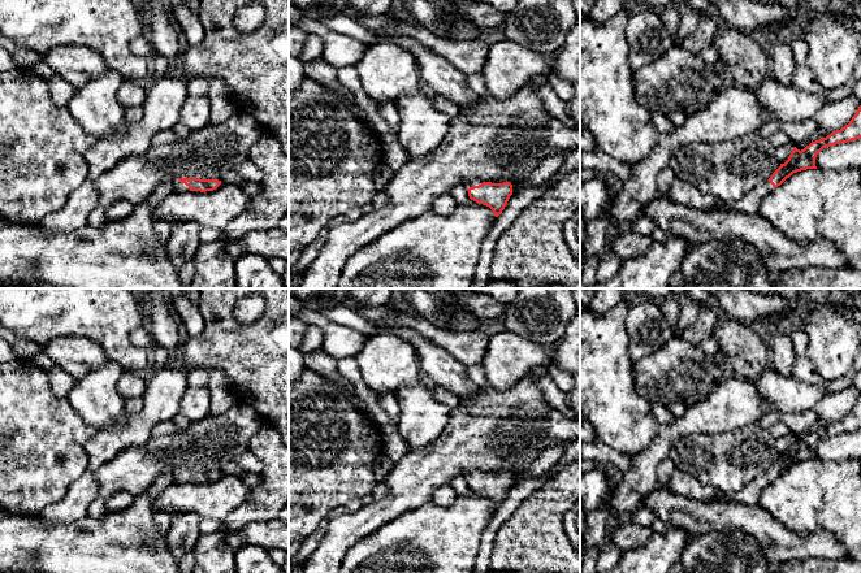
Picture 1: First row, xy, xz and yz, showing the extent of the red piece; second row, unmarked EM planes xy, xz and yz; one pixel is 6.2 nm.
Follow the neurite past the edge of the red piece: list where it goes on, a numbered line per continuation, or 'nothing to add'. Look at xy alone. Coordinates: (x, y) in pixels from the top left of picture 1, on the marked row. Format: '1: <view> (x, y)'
1: xy (178, 186)

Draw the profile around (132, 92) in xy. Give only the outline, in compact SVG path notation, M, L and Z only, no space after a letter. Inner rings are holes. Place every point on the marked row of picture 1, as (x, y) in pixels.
M124 81L117 92L117 100L125 107L143 107L147 97L148 83Z

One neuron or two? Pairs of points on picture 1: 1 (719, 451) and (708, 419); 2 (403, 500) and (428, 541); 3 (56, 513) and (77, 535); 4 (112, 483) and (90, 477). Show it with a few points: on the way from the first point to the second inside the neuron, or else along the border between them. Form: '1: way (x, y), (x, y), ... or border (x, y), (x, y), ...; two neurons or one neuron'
1: border (744, 426), (725, 433), (687, 434), (684, 437); two neurons
2: border (432, 499), (381, 524); two neurons
3: border (39, 513), (50, 521), (63, 522), (86, 515); two neurons
4: border (96, 473), (98, 494), (87, 508); two neurons

